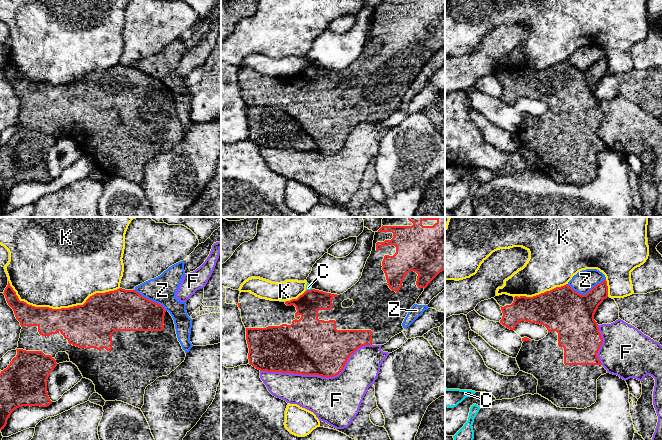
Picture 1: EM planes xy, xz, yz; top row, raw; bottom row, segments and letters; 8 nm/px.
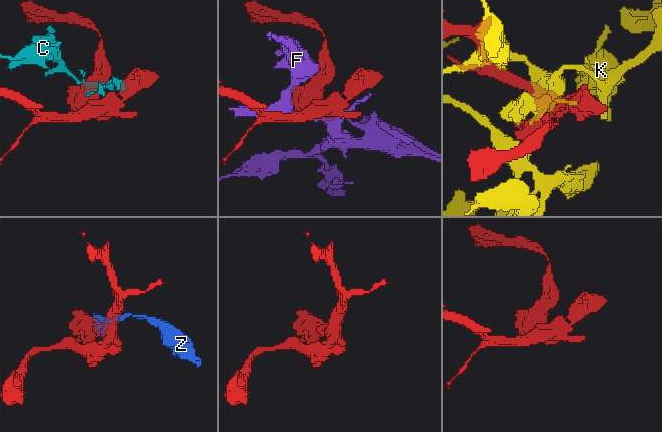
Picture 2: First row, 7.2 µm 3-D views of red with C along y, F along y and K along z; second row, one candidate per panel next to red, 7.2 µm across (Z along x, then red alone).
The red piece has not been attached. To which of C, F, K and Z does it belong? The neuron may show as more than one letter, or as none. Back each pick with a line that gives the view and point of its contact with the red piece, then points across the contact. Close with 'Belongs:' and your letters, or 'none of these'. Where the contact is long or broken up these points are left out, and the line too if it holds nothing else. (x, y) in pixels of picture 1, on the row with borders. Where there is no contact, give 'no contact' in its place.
Belongs: none of these

